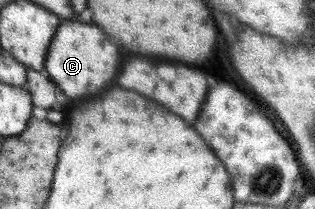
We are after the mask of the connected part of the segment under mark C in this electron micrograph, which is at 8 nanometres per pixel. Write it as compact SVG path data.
M77 20L60 21L49 42L43 69L69 99L83 101L111 85L111 79L117 75L115 65L119 65L117 53L117 47L105 41L105 33L99 27Z

